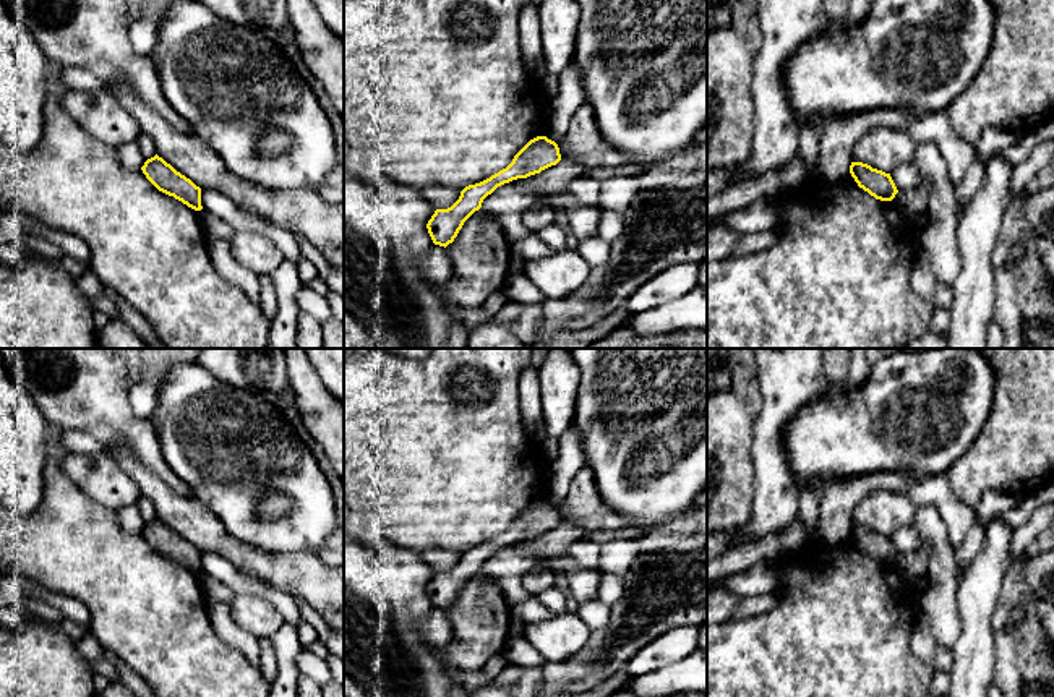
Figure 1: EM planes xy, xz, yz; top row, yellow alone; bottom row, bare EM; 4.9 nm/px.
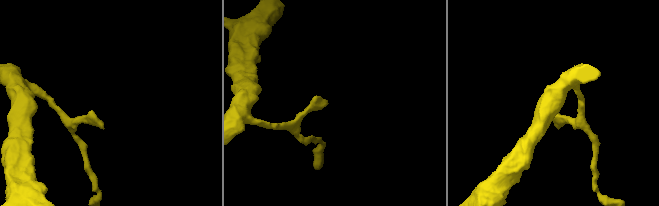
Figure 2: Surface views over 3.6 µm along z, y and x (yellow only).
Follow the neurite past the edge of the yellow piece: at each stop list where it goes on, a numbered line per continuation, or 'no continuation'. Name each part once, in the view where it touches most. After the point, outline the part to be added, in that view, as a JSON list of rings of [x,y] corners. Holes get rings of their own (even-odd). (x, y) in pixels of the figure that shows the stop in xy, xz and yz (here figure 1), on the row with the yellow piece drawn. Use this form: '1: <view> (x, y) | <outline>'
no continuation

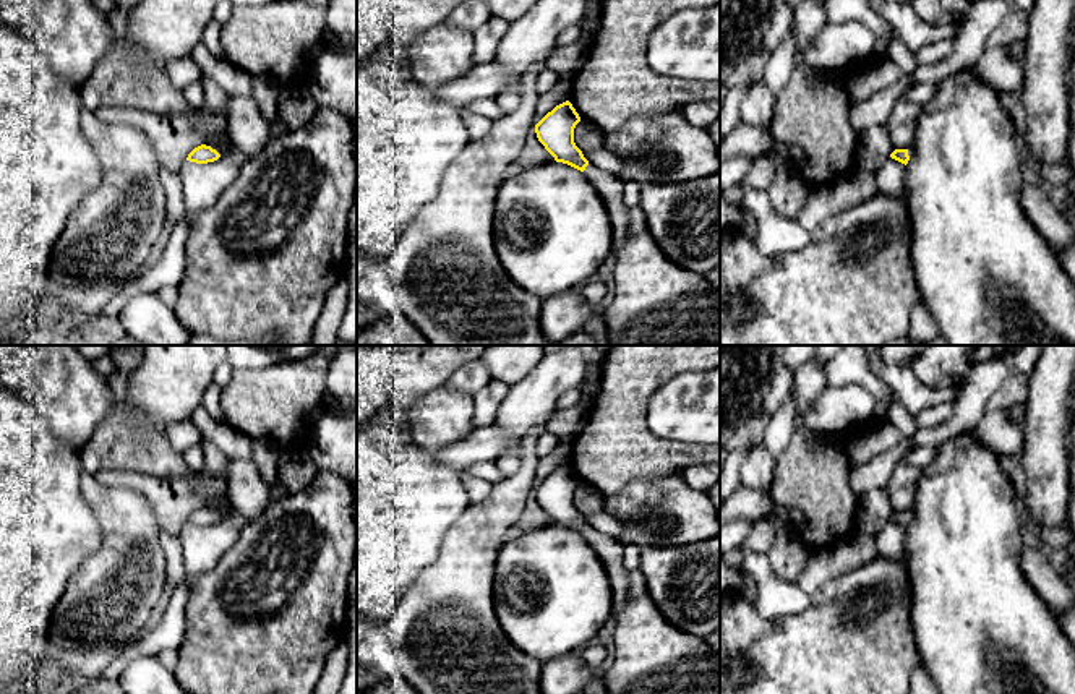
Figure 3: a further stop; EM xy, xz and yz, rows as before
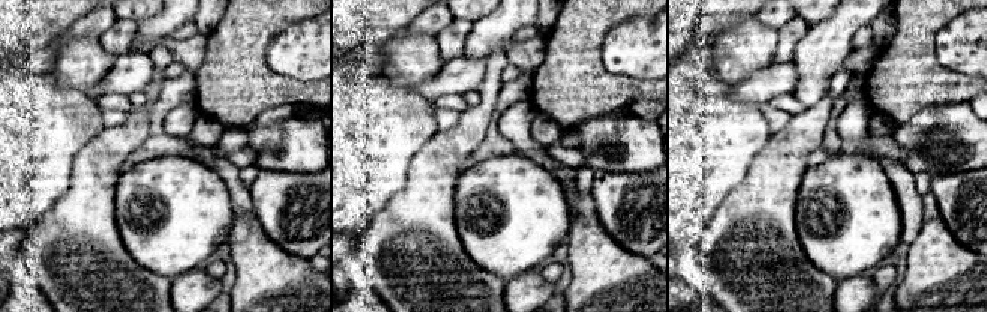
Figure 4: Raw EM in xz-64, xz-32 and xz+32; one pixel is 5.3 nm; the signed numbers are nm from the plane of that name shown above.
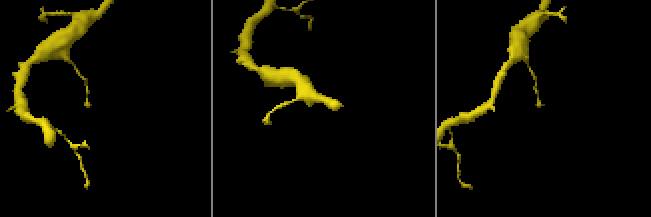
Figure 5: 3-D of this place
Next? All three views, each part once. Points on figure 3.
1: xz (610, 187) | [[[592,164],[585,167],[584,175],[600,193],[606,206],[613,230],[613,255],[616,256],[626,238],[627,212],[629,212],[629,208],[623,201],[623,182],[618,177]]]

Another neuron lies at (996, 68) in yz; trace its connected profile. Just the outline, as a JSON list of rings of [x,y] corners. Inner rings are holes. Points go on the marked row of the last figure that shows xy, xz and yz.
[[[1012,42],[987,47],[974,66],[981,81],[997,89],[1012,94],[1021,94],[1025,84],[1025,62],[1009,57]]]

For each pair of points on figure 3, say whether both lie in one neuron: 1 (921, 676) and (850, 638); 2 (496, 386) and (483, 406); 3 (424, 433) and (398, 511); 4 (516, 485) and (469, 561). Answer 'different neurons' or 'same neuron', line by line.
1: different neurons
2: same neuron
3: different neurons
4: same neuron

